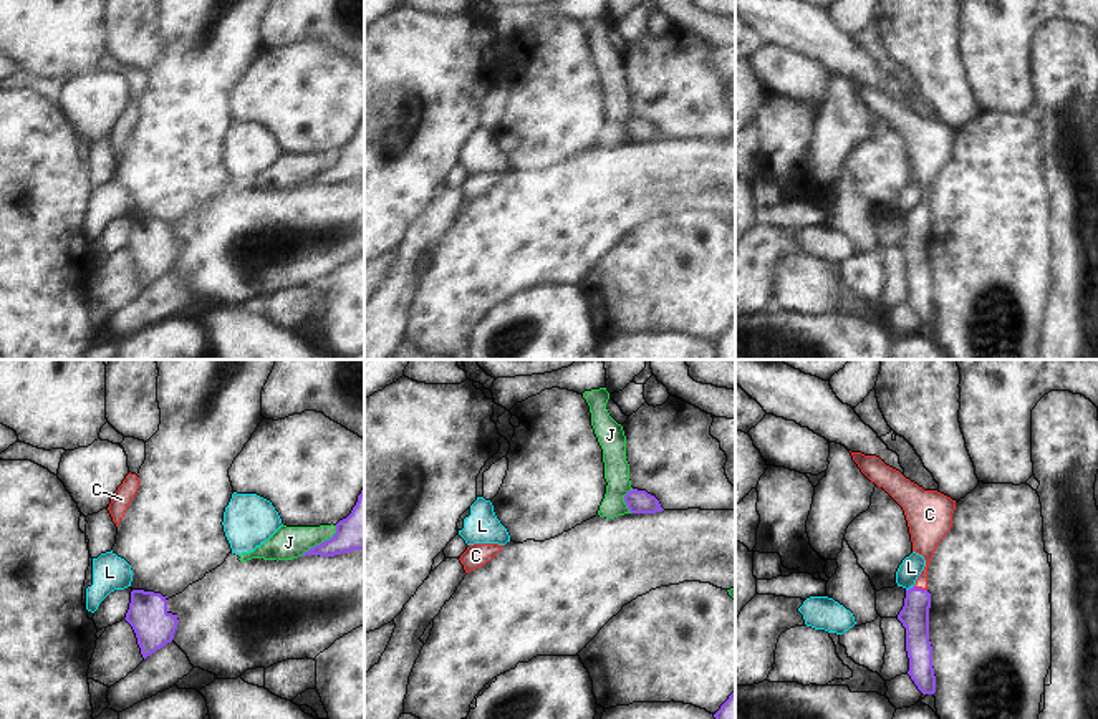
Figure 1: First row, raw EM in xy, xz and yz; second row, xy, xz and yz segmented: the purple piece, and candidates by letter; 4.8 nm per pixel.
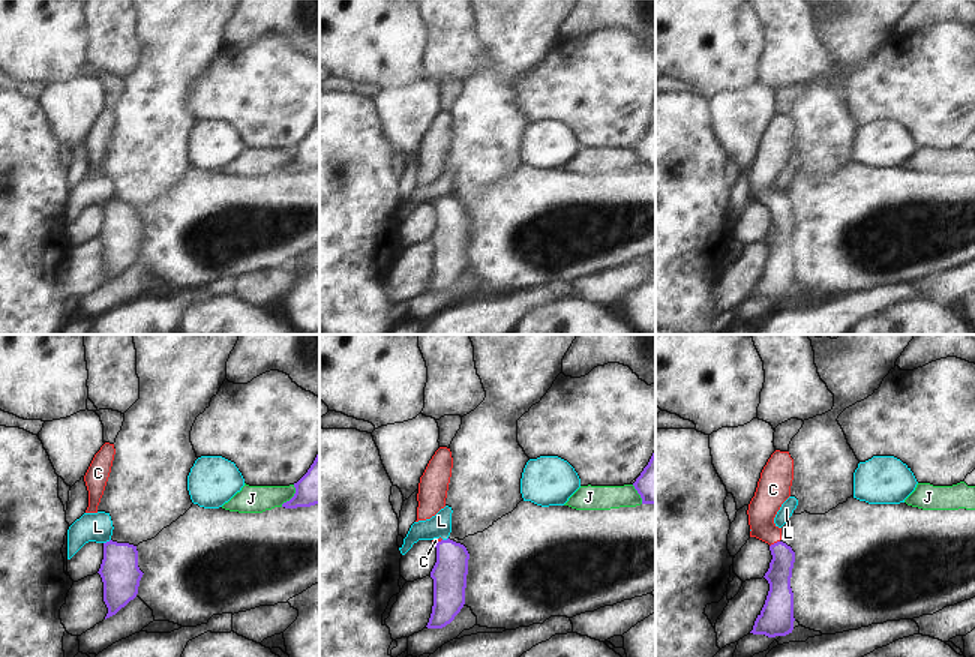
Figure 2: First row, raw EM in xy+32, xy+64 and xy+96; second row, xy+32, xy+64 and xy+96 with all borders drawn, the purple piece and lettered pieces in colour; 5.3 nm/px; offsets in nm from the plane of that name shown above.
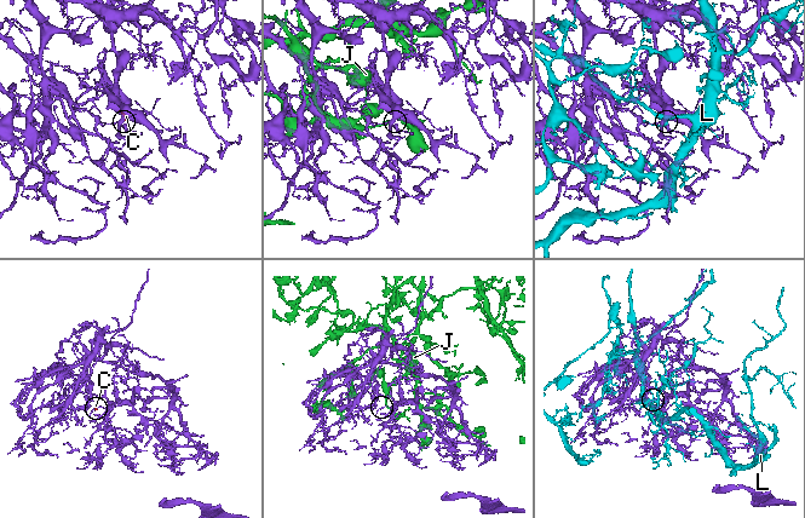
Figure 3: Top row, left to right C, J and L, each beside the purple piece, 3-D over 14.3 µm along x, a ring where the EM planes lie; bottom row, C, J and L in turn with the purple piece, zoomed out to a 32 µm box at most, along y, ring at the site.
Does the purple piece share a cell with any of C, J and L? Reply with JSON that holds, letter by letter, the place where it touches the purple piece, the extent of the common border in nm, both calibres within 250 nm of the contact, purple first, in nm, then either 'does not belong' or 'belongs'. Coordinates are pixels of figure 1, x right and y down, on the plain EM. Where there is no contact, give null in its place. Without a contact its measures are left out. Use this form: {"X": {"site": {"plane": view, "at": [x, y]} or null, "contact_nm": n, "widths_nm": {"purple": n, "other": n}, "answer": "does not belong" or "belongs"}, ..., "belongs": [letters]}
{"C": {"site": {"plane": "yz", "at": [921, 217]}, "contact_nm": 70, "widths_nm": {"purple": 140, "other": 140}, "answer": "belongs"}, "J": {"site": {"plane": "xy", "at": [322, 171]}, "contact_nm": 240, "widths_nm": {"purple": 200, "other": 160}, "answer": "does not belong"}, "L": {"site": {"plane": "yz", "at": [910, 217]}, "contact_nm": 50, "widths_nm": {"purple": 140, "other": 110}, "answer": "does not belong"}, "belongs": ["C"]}

